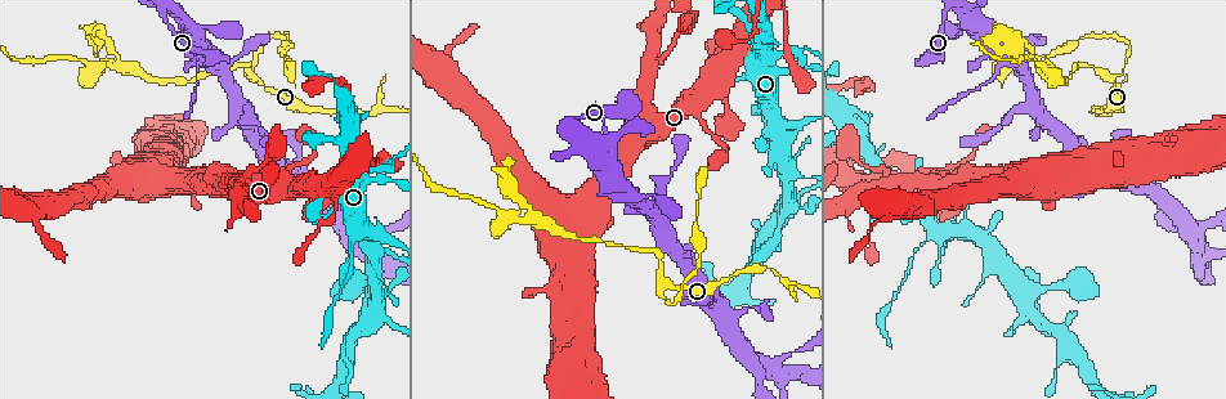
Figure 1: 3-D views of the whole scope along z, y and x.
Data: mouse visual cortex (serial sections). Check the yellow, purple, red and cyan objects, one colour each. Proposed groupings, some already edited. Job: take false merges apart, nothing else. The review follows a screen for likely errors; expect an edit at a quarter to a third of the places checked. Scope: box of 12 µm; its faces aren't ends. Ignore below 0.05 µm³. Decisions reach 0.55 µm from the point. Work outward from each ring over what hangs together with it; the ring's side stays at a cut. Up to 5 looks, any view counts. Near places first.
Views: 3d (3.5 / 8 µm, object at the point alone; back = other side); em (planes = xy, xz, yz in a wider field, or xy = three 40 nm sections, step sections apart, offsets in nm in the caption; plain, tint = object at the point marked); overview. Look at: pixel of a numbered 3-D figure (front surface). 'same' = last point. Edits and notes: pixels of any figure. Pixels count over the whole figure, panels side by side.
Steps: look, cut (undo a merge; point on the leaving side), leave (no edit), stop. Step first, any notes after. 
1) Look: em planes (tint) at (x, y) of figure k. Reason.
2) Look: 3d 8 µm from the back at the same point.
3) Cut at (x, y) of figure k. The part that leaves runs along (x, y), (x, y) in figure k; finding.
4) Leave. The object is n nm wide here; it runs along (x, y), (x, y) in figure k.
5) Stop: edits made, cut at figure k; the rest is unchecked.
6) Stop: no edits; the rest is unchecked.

Look: 3d 3.5 µm at (784, 126) of figure 1. Calibre changes.

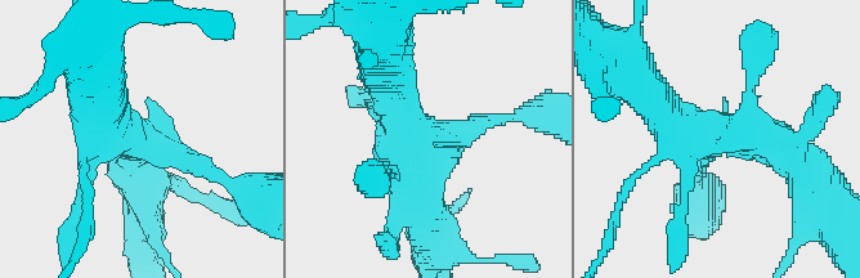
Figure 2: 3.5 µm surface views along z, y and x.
Look: em xy step 1 (tint) at (142, 139) of figure 2. Need the tissue.

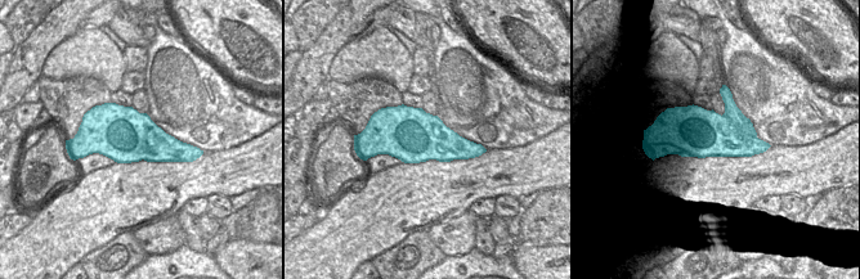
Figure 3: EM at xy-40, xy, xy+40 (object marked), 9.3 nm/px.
Leave. It runs along (652, 98), (675, 130), (793, 157) in figure 2; all the same cell.

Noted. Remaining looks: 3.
Look: em xy step 2 (tint) at (594, 210) of figure 1. Calibre changes.

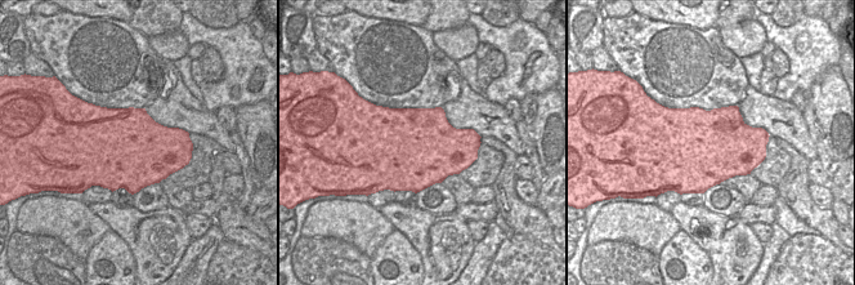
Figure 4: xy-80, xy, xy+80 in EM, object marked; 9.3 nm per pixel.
Look: 3d 3.5 µm from the back at the same point.

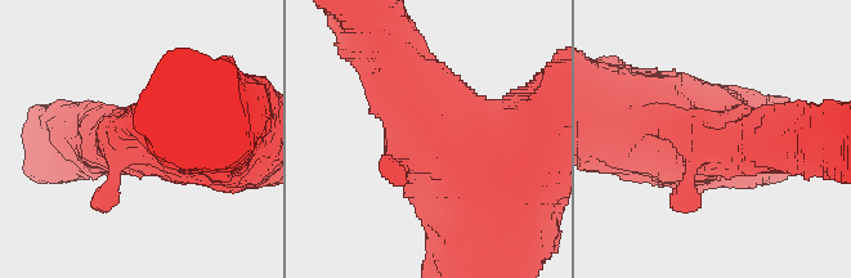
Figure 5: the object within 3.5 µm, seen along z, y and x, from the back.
Leave. The object is 750 nm wide here; it runs along (392, 54), (495, 143), (491, 179) in figure 5; all the same cell.

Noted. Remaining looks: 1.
Stop: no edits; the rest is unchecked.

